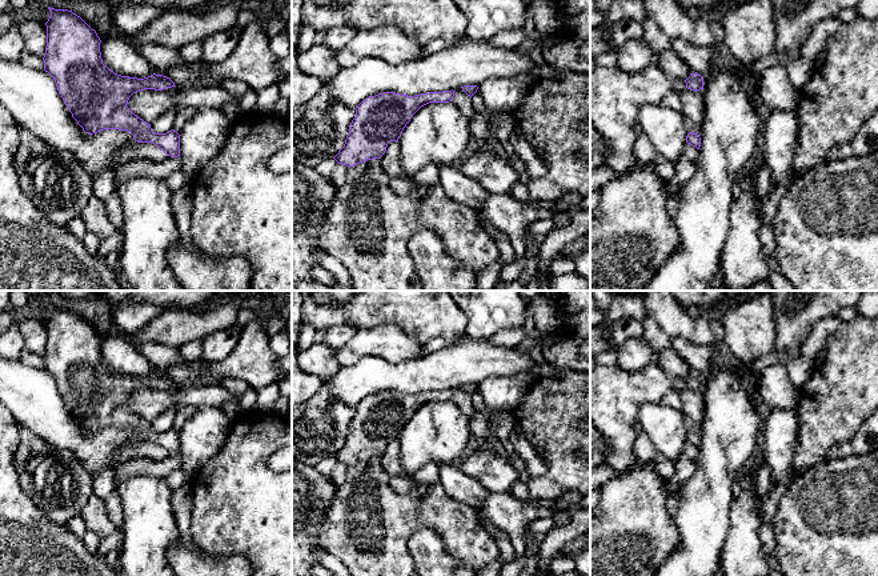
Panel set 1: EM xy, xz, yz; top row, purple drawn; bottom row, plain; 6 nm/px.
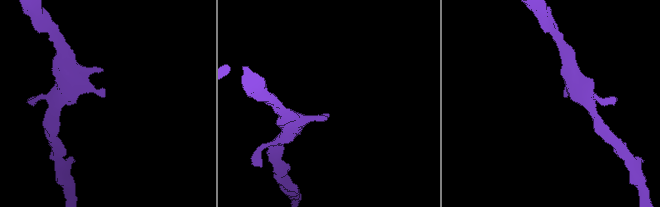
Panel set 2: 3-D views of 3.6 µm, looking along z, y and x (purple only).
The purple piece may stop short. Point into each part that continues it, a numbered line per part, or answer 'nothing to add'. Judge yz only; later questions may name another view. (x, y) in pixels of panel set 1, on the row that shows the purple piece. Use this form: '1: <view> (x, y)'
nothing to add

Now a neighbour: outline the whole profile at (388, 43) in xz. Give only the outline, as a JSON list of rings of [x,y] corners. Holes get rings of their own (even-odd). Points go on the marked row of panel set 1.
[[[393,25],[358,29],[348,45],[336,51],[341,68],[354,65],[366,57],[382,59],[389,64],[402,64],[424,56],[424,47]]]

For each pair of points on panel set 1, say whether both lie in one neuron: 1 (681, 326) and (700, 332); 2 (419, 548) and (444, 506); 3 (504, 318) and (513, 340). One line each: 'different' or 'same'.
1: same
2: different
3: different

